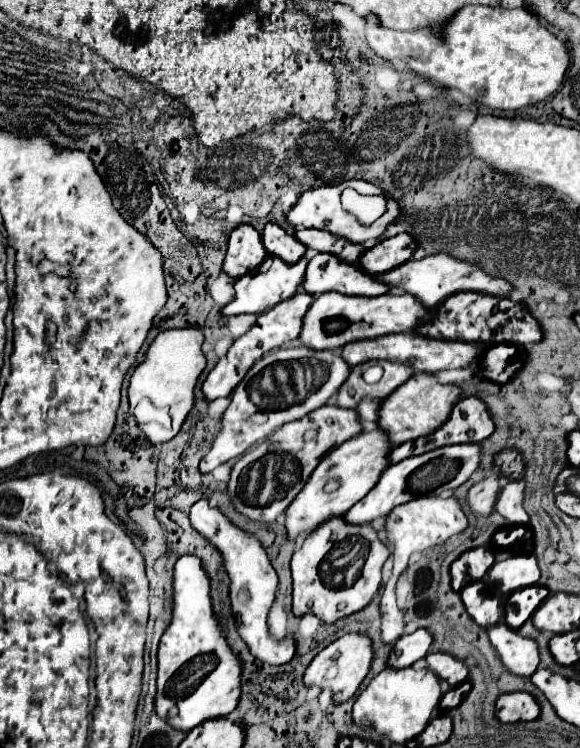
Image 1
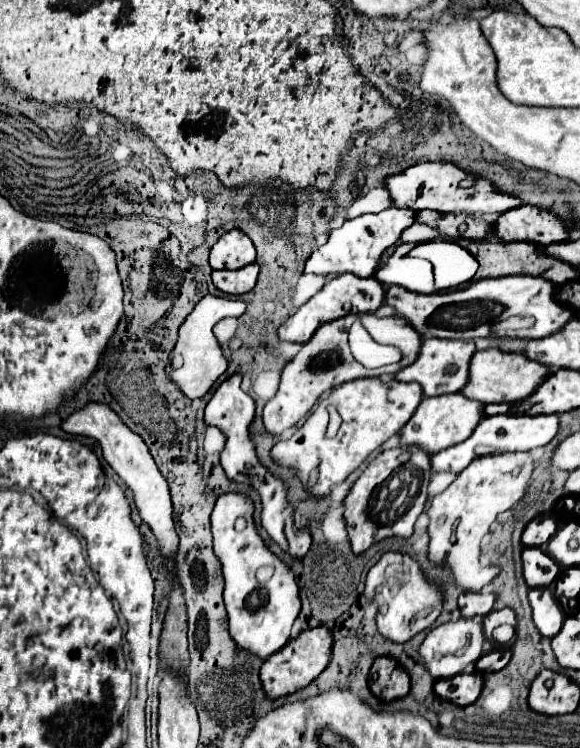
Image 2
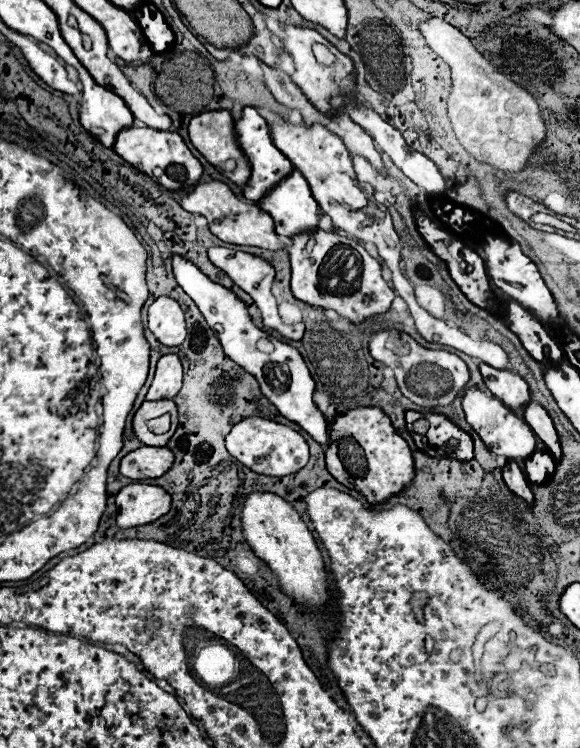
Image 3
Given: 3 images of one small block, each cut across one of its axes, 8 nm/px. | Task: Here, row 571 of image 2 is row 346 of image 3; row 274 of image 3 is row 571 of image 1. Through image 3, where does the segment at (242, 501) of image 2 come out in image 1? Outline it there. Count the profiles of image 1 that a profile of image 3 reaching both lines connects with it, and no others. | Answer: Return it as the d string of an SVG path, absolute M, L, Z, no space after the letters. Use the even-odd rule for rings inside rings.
M184 554L178 558L174 570L174 618L158 648L156 714L182 732L190 732L208 718L228 716L240 702L240 672L240 658L232 656L232 648L228 648L228 640L224 640L224 632L220 632L220 624L216 624L216 614L212 612L210 600L210 580L204 572L202 560L198 556Z

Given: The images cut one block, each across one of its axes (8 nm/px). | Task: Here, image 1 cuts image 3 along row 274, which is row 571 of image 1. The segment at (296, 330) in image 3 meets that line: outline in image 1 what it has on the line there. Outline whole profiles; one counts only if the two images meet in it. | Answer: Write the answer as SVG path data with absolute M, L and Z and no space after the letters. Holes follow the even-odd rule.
M198 500L192 510L190 510L190 520L192 526L206 536L224 556L224 566L230 576L230 600L232 600L232 612L236 614L236 630L242 636L242 640L248 644L252 656L260 662L268 664L286 664L294 658L296 654L296 640L294 636L284 636L284 638L274 638L268 630L266 618L270 612L270 606L274 602L274 592L276 592L276 582L278 576L262 548L256 536L250 532L238 528L232 520L228 520L218 508L210 506L208 500Z

